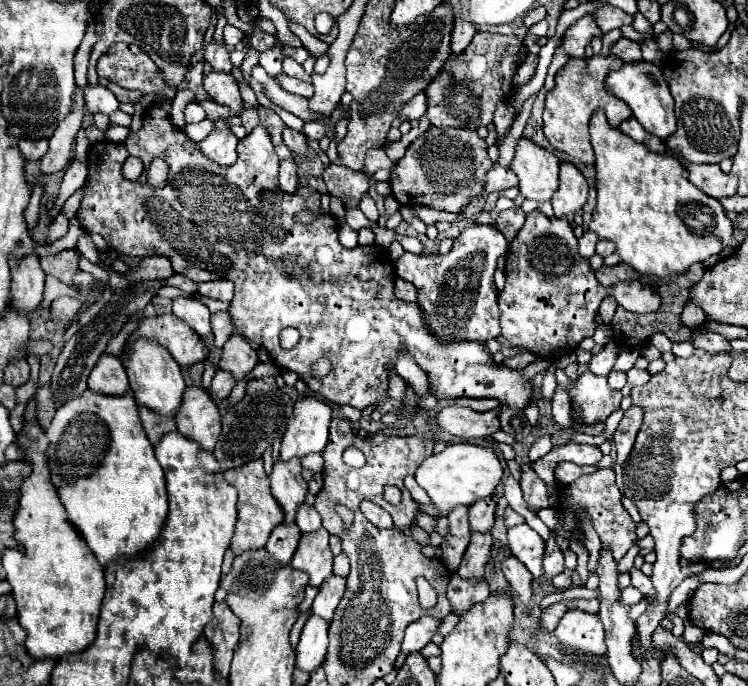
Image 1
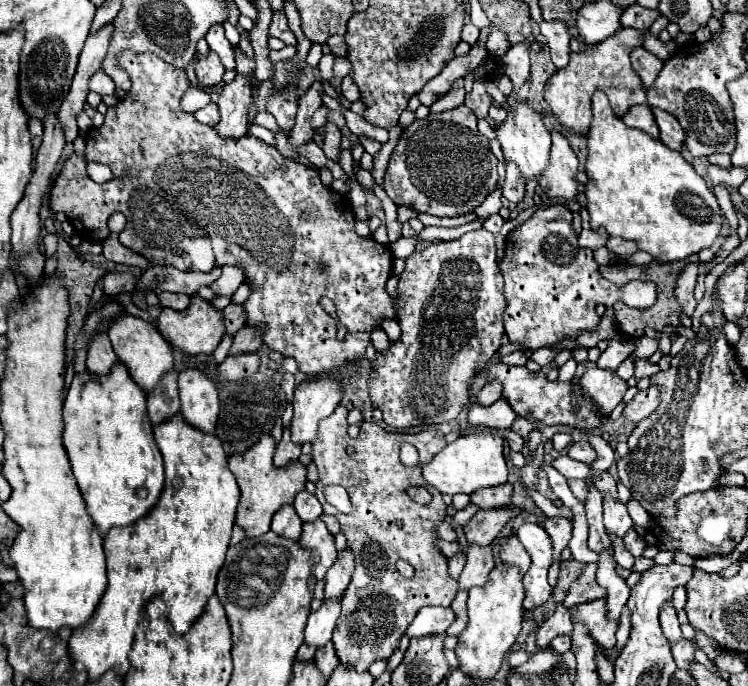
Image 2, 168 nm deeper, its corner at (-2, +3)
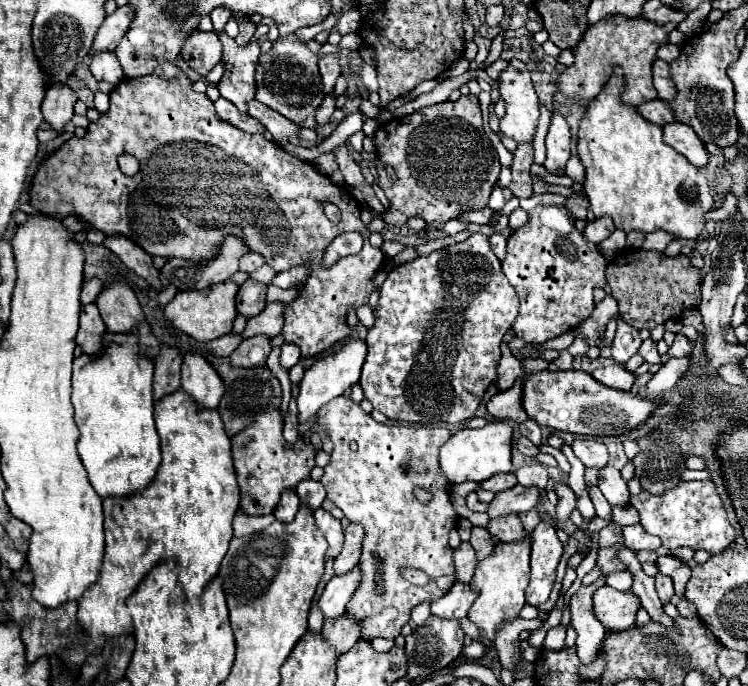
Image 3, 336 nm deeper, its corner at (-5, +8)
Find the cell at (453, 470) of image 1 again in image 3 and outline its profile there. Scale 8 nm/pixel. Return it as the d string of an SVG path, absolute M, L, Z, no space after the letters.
M489 422L483 428L463 428L455 432L441 448L441 472L451 484L483 482L495 474L511 472L511 436L513 430L507 422Z

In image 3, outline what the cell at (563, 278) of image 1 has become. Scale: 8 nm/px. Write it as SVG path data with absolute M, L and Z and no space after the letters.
M535 206L529 212L529 222L509 236L507 256L501 262L503 274L515 288L521 302L519 316L513 324L515 334L527 344L541 344L577 328L595 310L593 290L603 288L607 294L611 294L611 288L607 286L605 278L605 266L605 258L599 254L595 244L587 244L583 240L583 234L575 228L575 218L565 206Z

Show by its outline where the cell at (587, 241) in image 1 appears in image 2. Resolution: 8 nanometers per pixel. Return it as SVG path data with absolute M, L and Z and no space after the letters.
M600 227L600 229L596 229L596 231L592 231L592 229L584 229L580 235L578 235L578 241L580 241L580 245L582 247L588 247L588 249L600 249L600 247L604 247L606 245L606 241L608 241L608 233L606 233L606 229L604 227Z

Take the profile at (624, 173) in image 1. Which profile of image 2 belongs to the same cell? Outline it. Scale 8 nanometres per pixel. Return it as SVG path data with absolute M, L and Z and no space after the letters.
M600 91L592 97L592 123L588 131L588 161L586 161L586 175L588 183L584 185L586 195L586 209L590 213L590 227L598 229L604 227L610 235L618 235L624 239L634 239L640 251L654 255L658 261L680 261L688 255L694 255L706 247L710 247L722 229L724 215L714 197L708 189L706 181L694 171L694 167L676 151L666 149L658 139L648 137L648 133L640 129L632 129L624 125L620 117L616 117L610 109L608 97Z

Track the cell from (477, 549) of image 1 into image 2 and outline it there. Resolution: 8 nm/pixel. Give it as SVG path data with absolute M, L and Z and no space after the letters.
M504 507L504 509L480 509L466 525L464 533L468 543L478 543L478 545L490 545L502 527L514 517L522 513L520 507Z

